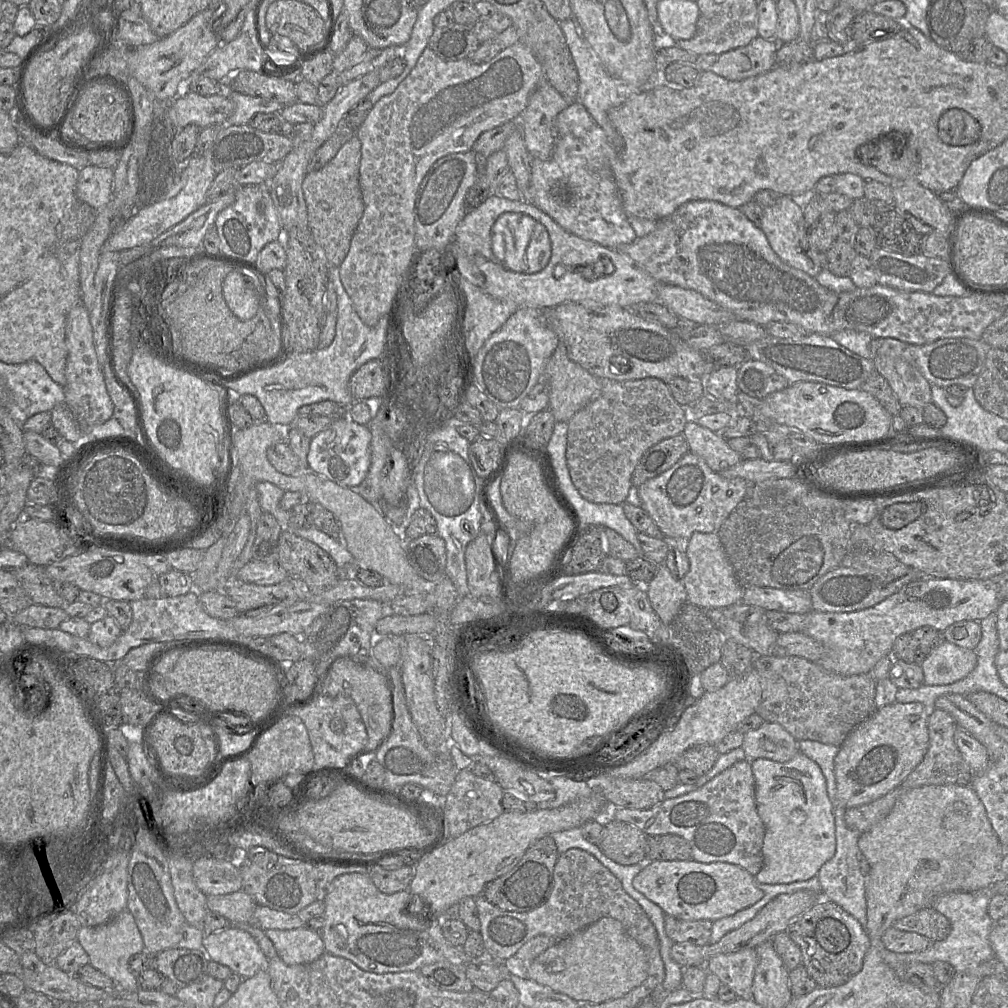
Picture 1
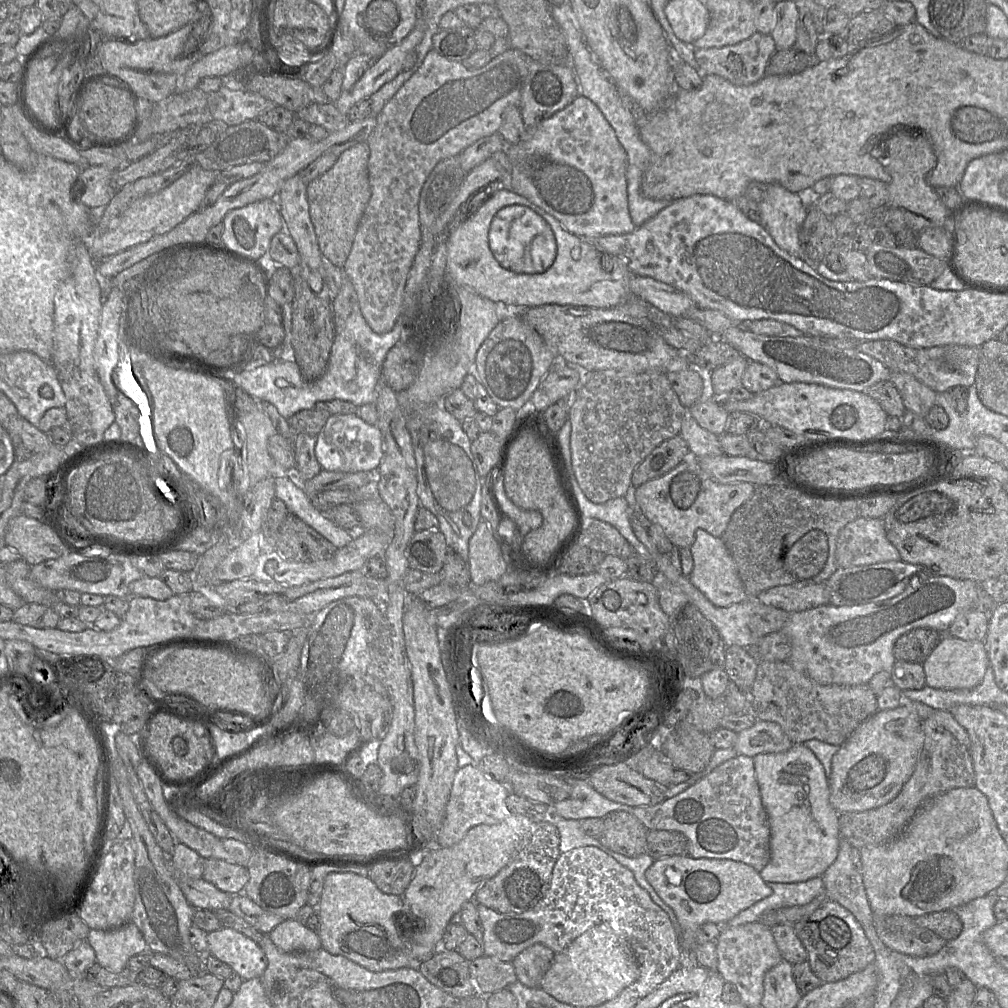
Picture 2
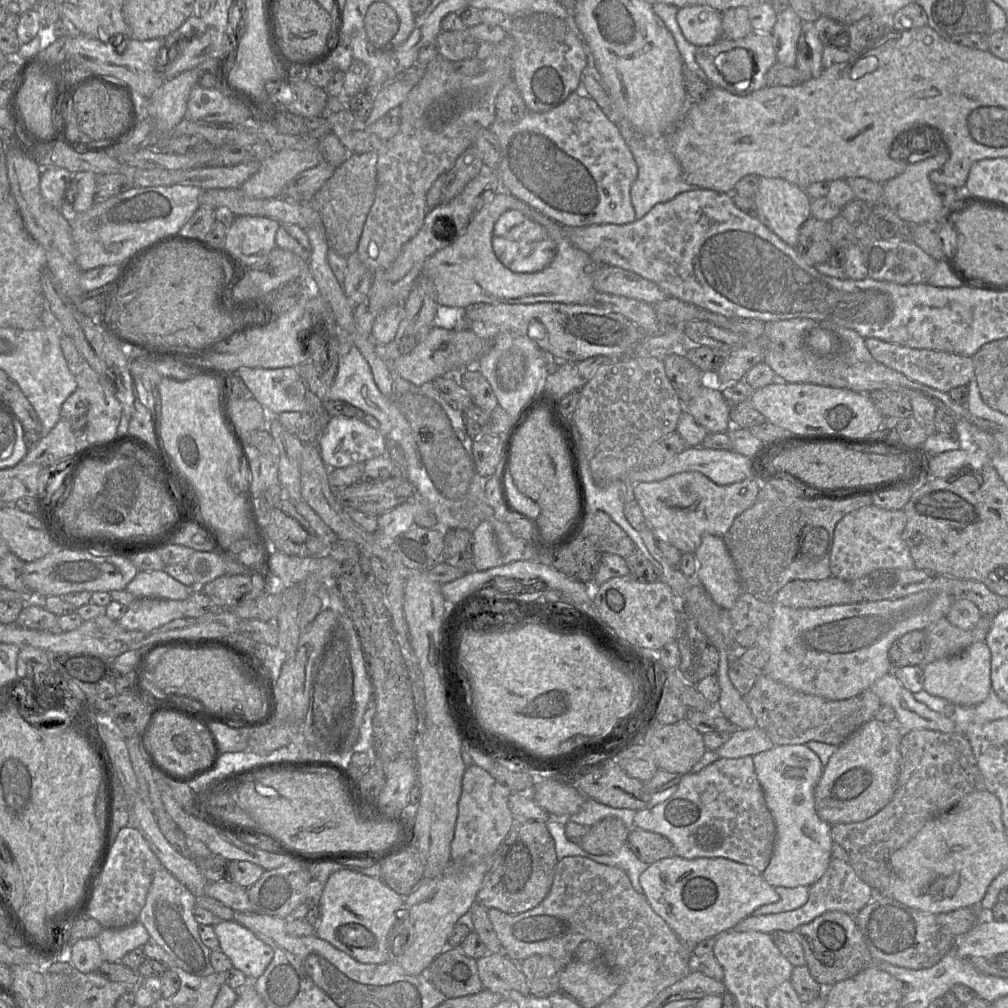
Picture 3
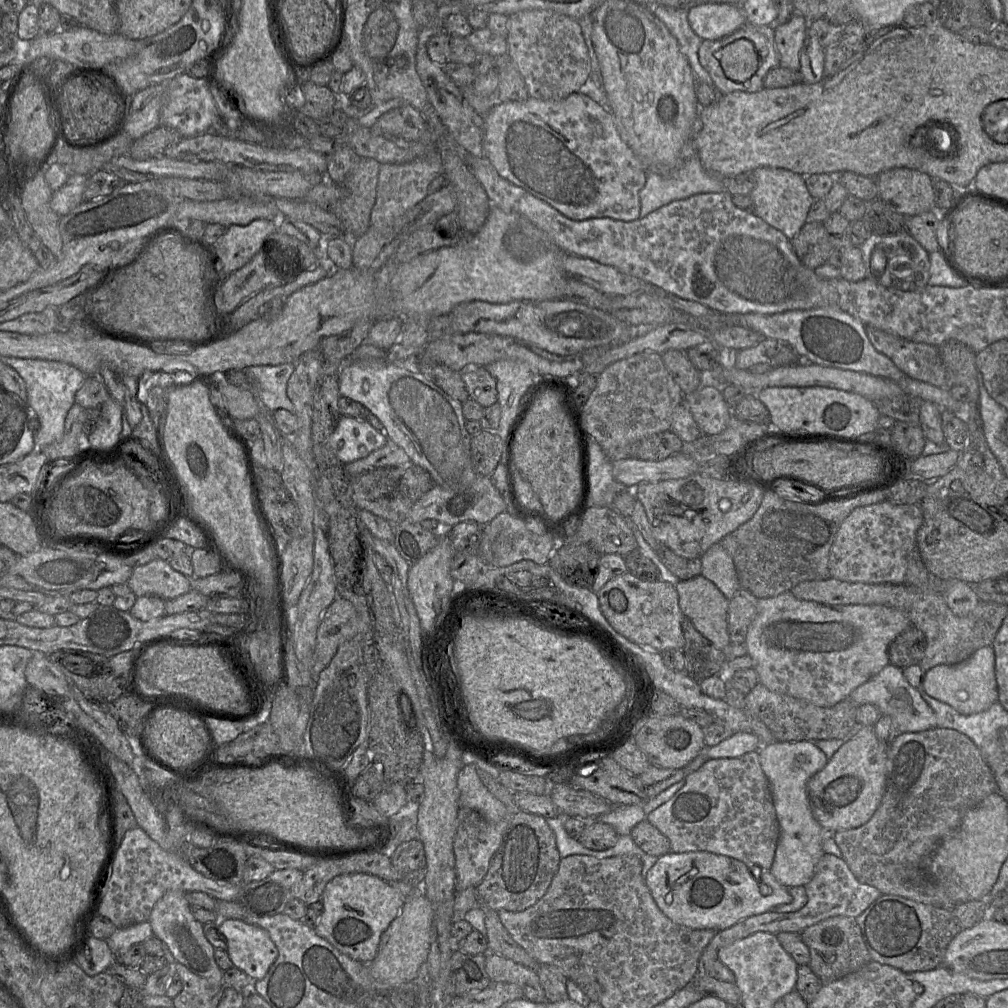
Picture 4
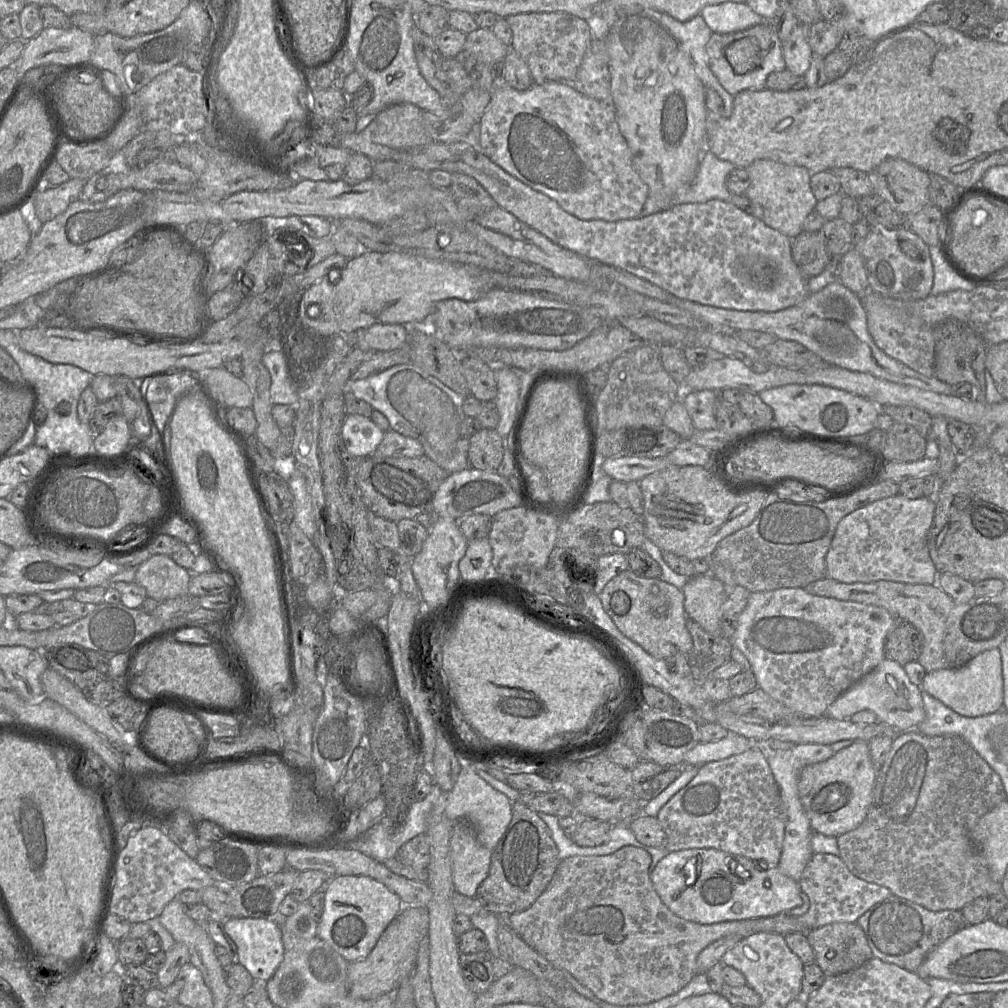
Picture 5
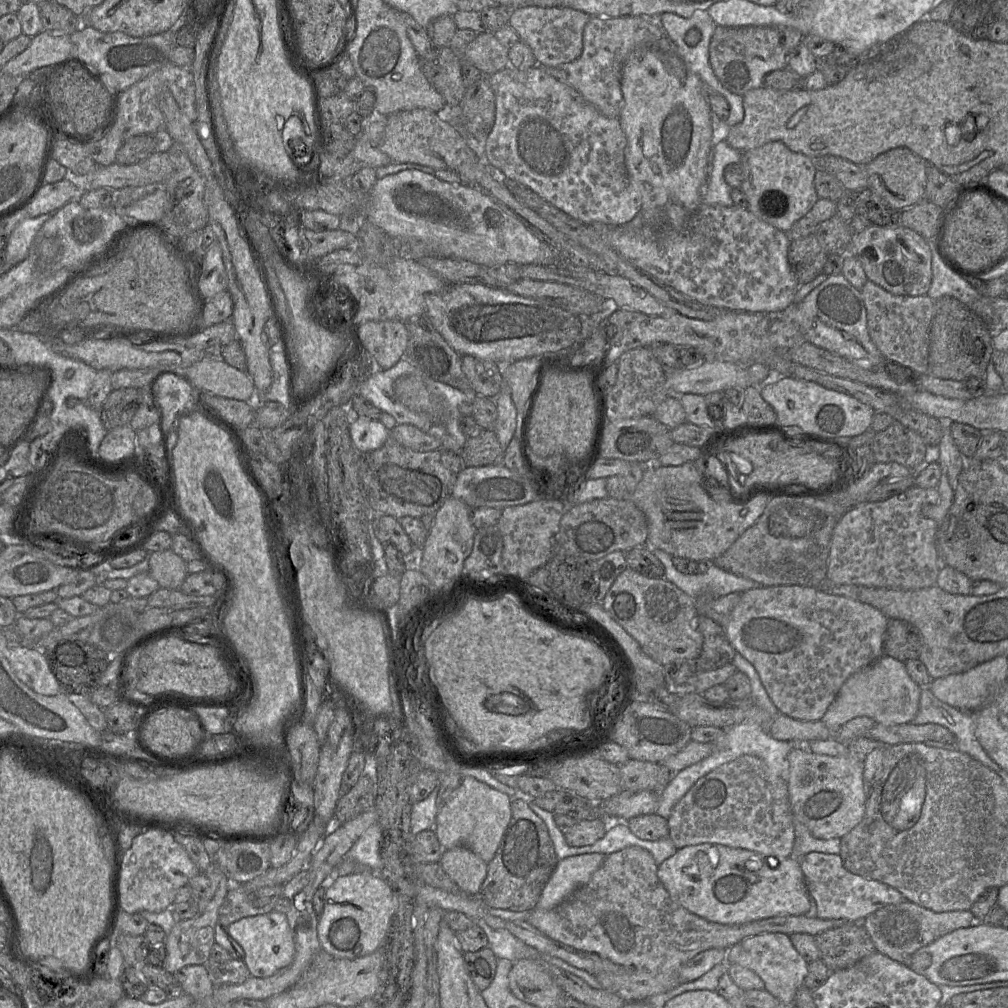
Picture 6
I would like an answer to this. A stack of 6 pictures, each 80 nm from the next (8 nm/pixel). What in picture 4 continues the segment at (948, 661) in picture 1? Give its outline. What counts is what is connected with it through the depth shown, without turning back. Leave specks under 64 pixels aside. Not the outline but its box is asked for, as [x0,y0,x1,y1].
[922,647,998,715]

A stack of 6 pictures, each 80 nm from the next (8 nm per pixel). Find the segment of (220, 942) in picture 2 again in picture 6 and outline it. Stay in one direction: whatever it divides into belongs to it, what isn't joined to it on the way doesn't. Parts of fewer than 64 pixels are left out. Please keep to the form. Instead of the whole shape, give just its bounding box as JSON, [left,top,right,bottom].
[227,910,295,977]

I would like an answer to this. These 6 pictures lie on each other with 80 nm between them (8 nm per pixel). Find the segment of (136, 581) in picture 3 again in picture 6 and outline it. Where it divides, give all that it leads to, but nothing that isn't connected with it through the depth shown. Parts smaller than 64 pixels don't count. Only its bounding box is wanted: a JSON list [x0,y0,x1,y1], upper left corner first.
[148,549,188,589]

